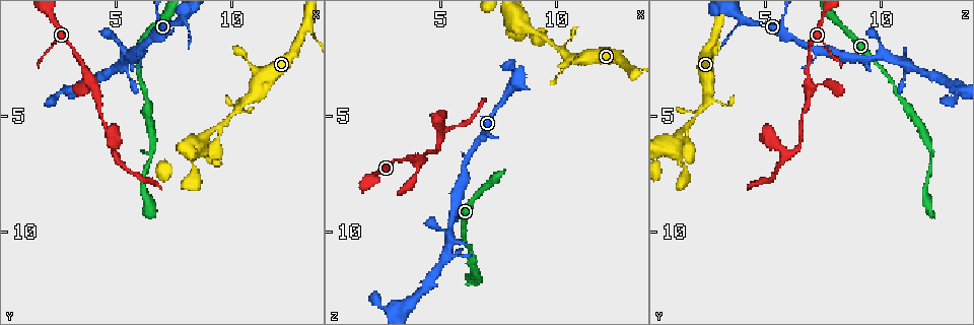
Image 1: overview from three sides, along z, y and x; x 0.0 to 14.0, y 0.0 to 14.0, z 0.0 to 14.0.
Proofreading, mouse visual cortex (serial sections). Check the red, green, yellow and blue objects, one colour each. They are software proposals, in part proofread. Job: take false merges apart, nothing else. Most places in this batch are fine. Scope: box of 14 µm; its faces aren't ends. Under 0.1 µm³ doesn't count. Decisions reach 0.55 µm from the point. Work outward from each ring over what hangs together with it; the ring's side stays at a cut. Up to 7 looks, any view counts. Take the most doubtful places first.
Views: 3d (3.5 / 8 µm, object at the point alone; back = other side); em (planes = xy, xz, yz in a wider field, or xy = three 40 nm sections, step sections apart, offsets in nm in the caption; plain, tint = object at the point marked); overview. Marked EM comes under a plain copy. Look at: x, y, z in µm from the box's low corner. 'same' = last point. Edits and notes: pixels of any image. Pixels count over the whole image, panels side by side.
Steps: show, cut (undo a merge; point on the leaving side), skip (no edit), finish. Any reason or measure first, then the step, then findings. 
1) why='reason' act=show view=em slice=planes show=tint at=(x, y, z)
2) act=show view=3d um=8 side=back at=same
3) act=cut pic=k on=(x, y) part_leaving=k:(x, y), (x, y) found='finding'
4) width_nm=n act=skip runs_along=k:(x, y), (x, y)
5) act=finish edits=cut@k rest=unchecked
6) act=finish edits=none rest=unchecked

why='a narrow waist' act=show view=3d um=3.5 at=(6.5, 7.0, 12.2)

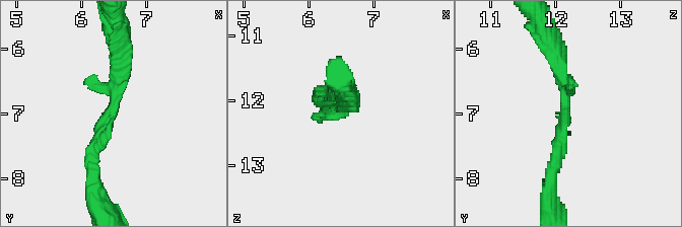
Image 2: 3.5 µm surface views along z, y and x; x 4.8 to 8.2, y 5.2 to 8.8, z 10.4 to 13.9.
act=skip runs_along=2:(120, 41), (117, 108), (91, 168) found='all the same cell'

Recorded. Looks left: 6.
why='thin arm on a thick one' act=show view=3d um=3.5 at=(13.3, 1.2, 3.1)

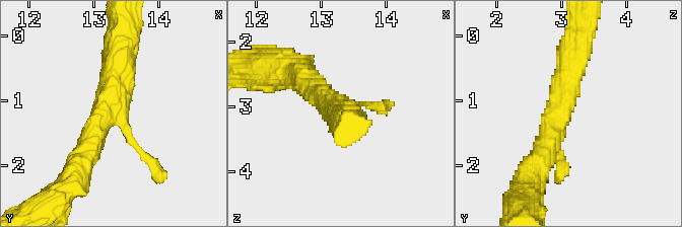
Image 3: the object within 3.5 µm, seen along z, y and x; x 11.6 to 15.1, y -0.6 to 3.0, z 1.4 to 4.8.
arms=3 arm_widths_nm=100,400,400 why='now the EM' act=show view=em slice=planes show=tint at=(13.20, 1.15, 2.95)

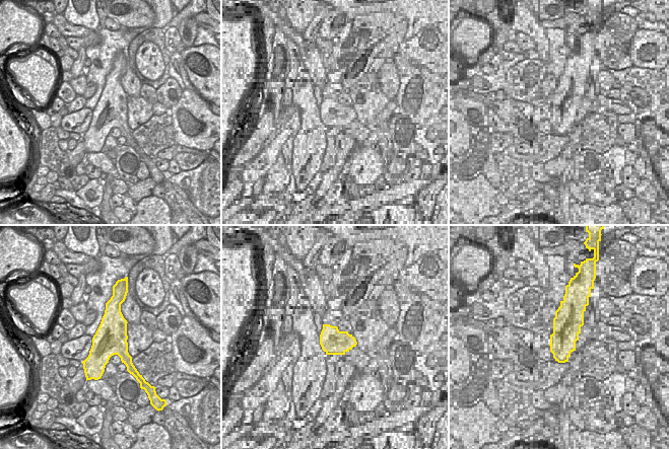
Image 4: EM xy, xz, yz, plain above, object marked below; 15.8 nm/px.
act=skip runs_along=3:(77, 167), (112, 99), (121, 50) found='one cell here'

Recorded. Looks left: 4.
why='two arms in line, one across' act=show view=3d um=3.5 at=(9.5, 5.4, 1.6)

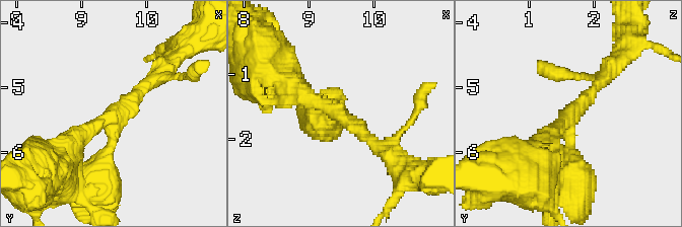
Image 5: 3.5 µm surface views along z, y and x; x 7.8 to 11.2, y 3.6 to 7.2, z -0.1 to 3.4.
why='now the EM' act=show view=em slice=xy step=5 show=tint at=(9.45, 5.45, 1.65)

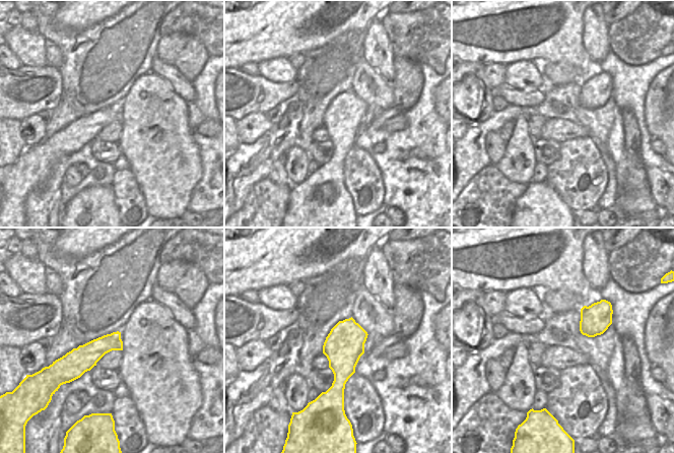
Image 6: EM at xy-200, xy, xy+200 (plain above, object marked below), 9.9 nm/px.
why='cut it another way' act=show view=em slice=xy step=1 show=tint at=same

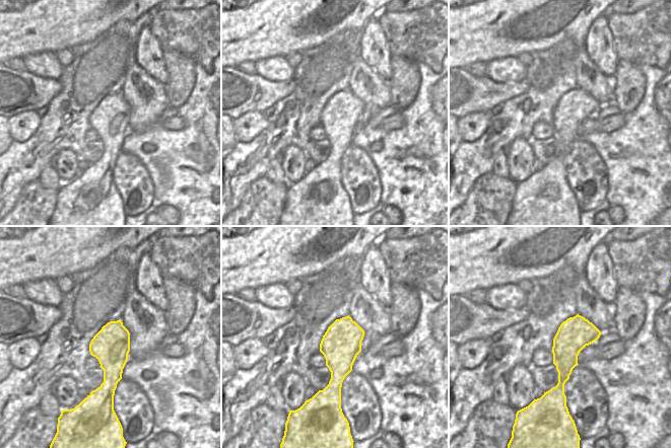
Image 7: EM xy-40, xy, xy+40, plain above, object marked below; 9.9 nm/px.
width_nm=380 act=skip runs_along=5:(155, 76), (62, 153) found='continuous, no second cell'

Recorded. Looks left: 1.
act=finish edits=none rest=unchecked

